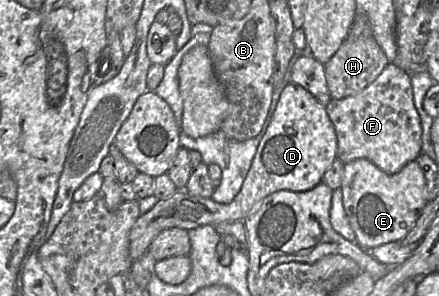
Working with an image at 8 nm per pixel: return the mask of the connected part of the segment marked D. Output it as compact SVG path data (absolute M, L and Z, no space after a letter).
M288 83L276 105L266 133L262 137L241 190L229 204L178 190L167 199L158 200L148 212L141 214L129 233L129 255L135 261L149 249L153 239L169 228L195 229L222 222L244 221L269 195L281 190L308 191L322 182L325 172L337 159L337 136L324 107L310 92Z

